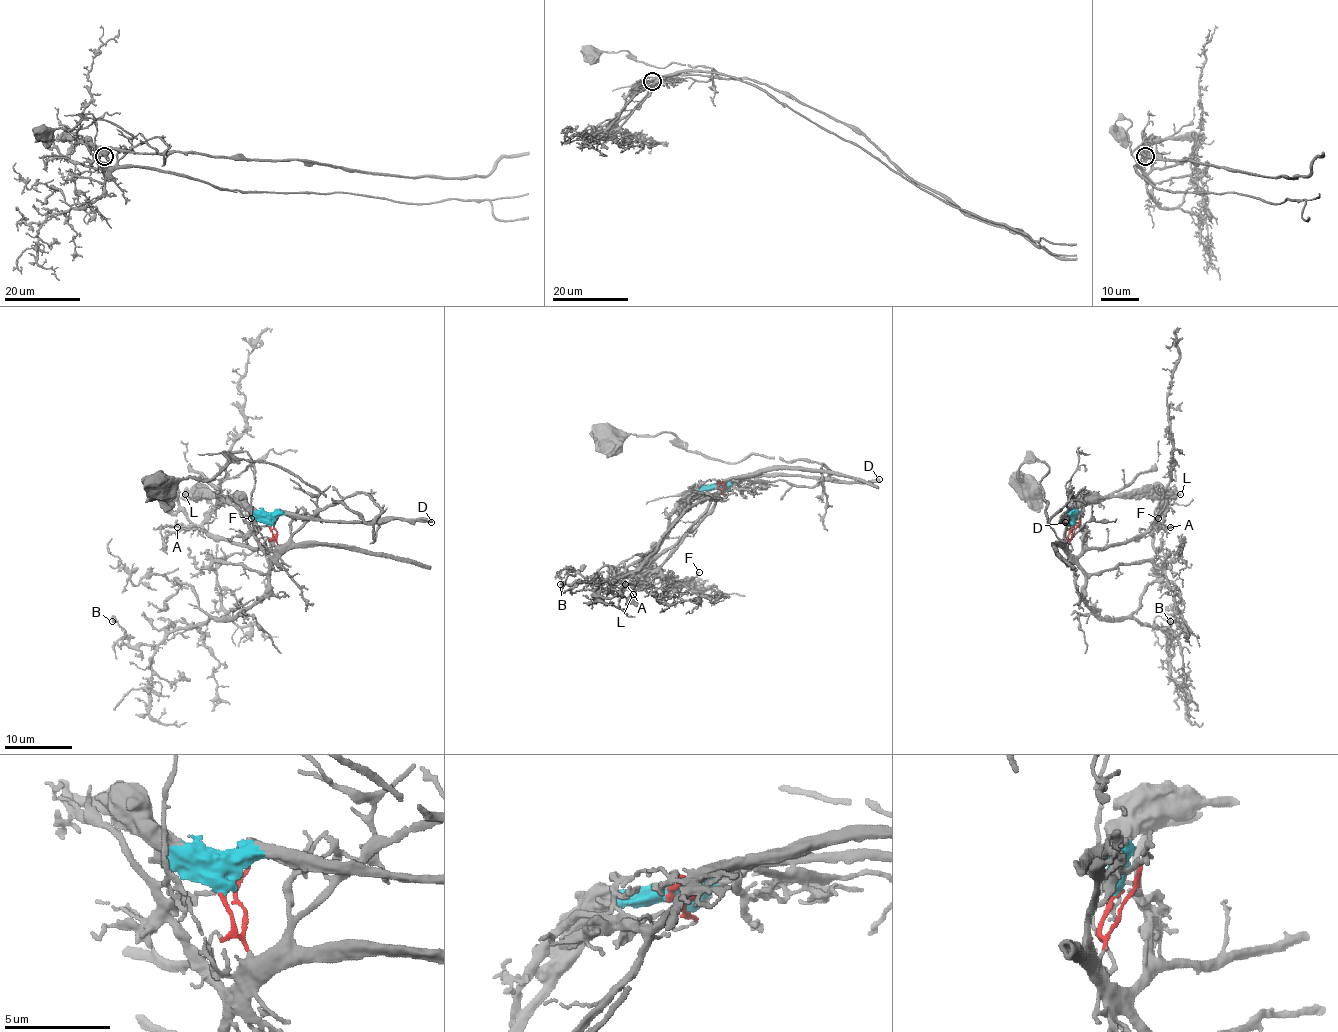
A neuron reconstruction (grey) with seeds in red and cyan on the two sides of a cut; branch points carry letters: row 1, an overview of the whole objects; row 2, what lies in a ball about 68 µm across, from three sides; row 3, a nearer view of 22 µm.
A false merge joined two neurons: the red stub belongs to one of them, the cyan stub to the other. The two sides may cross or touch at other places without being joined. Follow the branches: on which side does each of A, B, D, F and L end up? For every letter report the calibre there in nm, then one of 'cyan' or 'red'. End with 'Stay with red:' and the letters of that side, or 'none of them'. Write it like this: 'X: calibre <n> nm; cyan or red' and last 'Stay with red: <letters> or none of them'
A: calibre 140 nm; red
B: calibre 220 nm; red
D: calibre 400 nm; cyan
F: calibre 120 nm; red
L: calibre 420 nm; cyan
Stay with red: A, B, F

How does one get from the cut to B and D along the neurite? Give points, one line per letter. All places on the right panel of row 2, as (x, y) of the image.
B: (1073, 527), (1068, 557), (1100, 617), (1135, 617), (1169, 646), (1154, 619), (1171, 621)
D: (1073, 527), (1073, 520), (1068, 515), (1062, 520), (1067, 518), (1065, 522)

